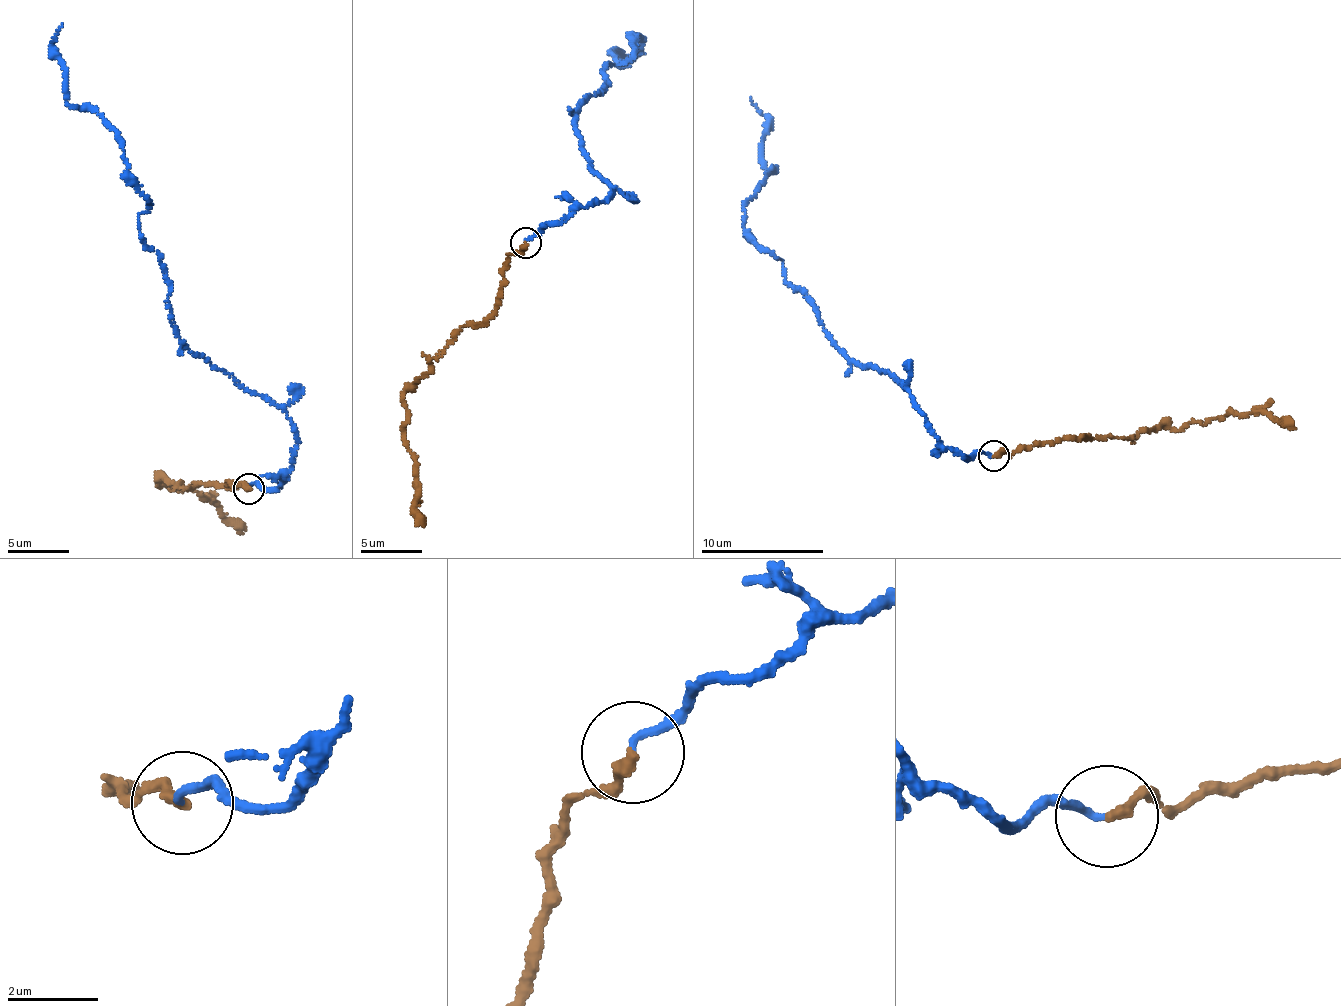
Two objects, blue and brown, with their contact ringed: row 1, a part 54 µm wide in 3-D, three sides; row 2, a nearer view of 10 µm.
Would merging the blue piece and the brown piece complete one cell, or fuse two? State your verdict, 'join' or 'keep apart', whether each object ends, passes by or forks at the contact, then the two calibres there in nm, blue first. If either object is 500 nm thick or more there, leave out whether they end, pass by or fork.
join | blue ends | brown ends | 150/260 nm

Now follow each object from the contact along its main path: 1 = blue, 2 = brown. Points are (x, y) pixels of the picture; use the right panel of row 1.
1: (993, 457), (945, 448), (895, 375), (834, 344), (744, 227), (743, 202), (773, 172), (750, 97)
2: (993, 457), (1072, 437), (1128, 439), (1166, 424), (1174, 431), (1222, 417), (1266, 411), (1293, 424)

